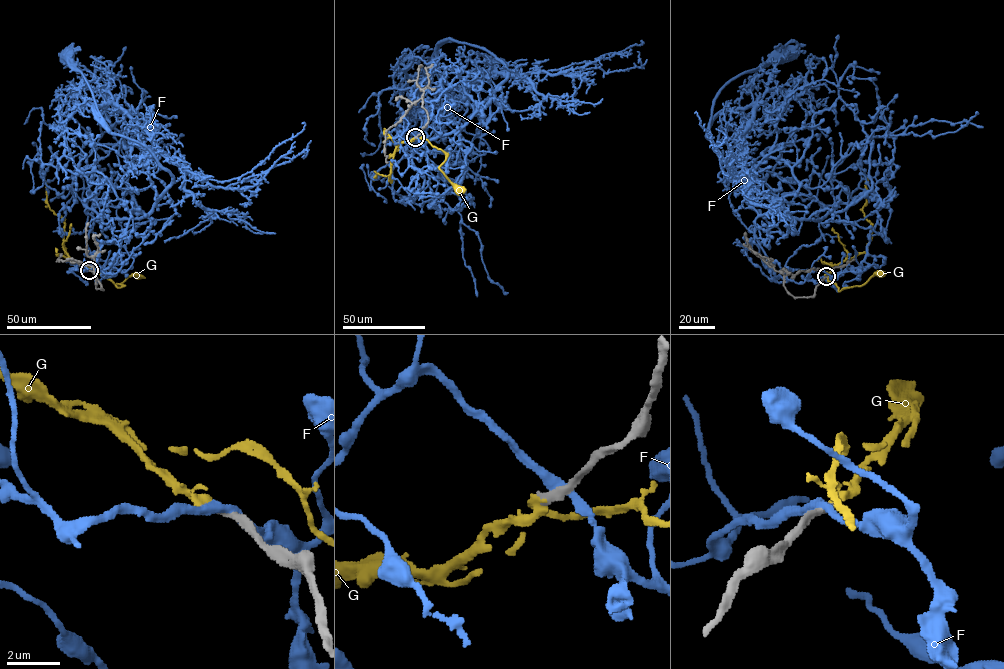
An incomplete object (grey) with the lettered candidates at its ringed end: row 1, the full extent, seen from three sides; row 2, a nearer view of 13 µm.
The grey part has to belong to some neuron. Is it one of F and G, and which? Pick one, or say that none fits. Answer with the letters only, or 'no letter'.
G

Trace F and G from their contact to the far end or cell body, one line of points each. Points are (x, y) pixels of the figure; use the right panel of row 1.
F: (825, 277), (860, 265), (876, 198), (793, 218), (708, 136), (719, 90), (781, 56)
G: (826, 276), (828, 272), (828, 281), (839, 291), (863, 285), (881, 273)

